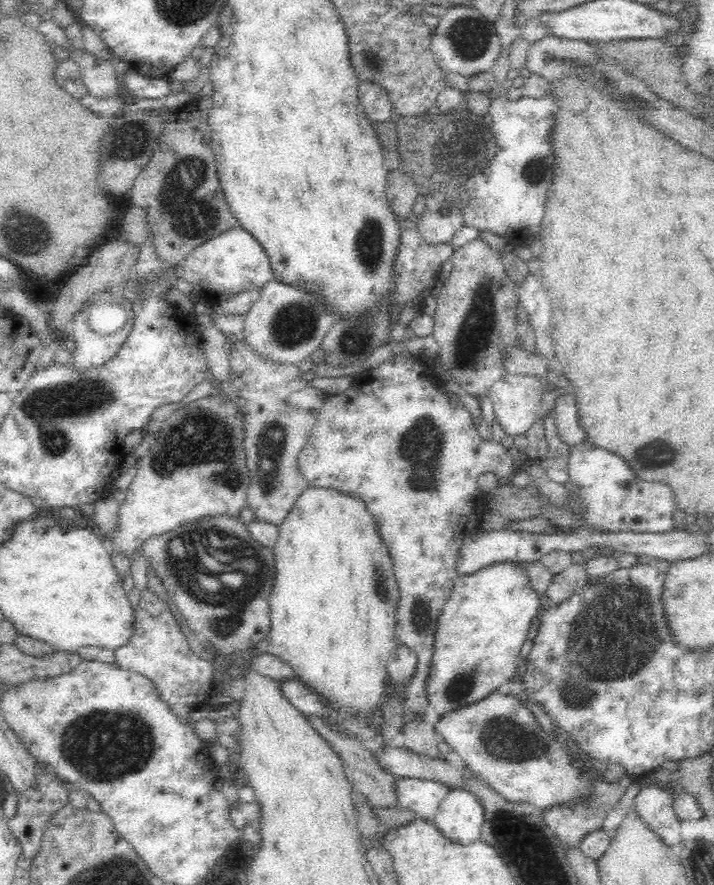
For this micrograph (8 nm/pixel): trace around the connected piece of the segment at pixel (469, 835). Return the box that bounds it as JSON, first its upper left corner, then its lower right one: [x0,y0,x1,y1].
[433,787,486,845]

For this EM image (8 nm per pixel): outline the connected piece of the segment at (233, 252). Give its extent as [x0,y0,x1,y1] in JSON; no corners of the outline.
[177,224,276,305]

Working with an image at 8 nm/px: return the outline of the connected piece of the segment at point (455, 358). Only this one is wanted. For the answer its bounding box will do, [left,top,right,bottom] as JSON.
[432,237,518,398]

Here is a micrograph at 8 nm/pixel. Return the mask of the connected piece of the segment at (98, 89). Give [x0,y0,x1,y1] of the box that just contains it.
[70,50,123,98]

